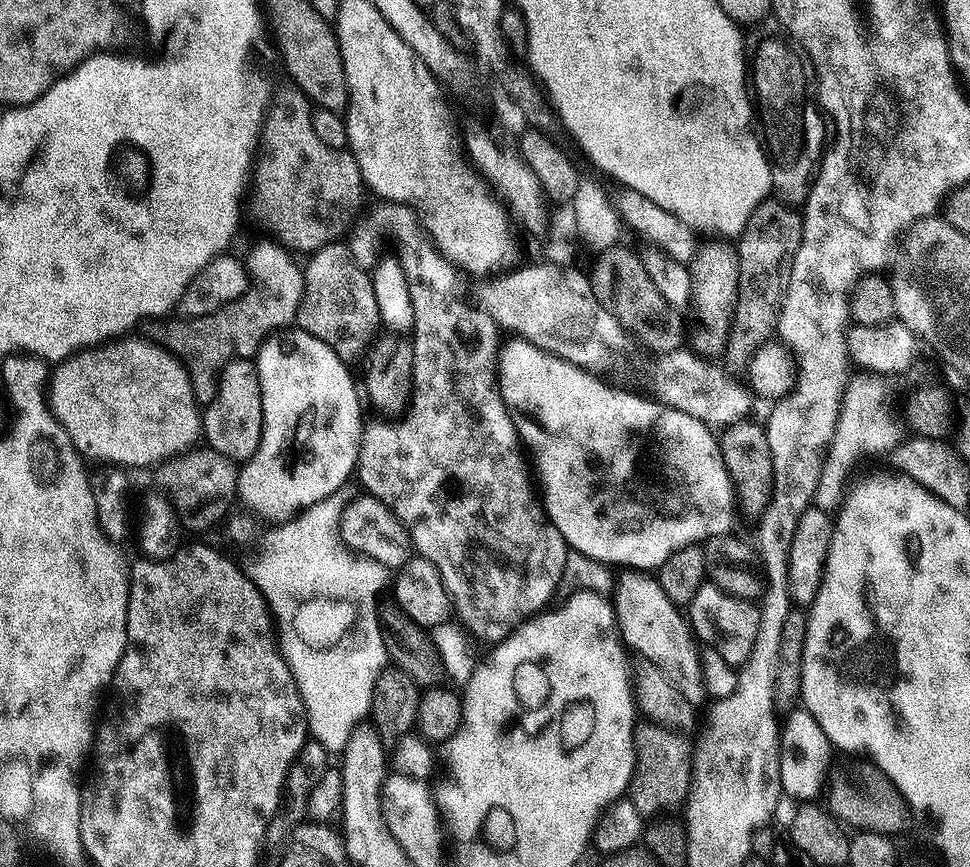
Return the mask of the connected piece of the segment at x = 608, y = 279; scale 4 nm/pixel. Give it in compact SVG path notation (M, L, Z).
M620 247L603 249L593 262L590 279L594 298L598 298L600 305L610 310L616 321L637 341L640 339L653 354L674 351L685 343L684 328L676 317L679 316L677 309L669 306L666 298L658 294L658 286L654 286L650 274L646 274L643 259L630 249Z

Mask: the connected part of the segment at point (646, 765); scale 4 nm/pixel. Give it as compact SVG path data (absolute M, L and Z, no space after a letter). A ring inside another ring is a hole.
M644 722L637 727L636 738L636 765L632 771L630 785L630 799L640 815L645 818L656 816L659 812L672 812L676 807L683 805L688 799L688 793L692 791L692 752L690 744L687 744L683 735L668 732L659 724Z

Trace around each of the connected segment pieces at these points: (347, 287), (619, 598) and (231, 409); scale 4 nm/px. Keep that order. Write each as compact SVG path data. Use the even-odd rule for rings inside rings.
M329 242L321 246L318 251L311 253L307 257L308 265L303 265L304 293L300 299L300 305L296 311L295 323L299 331L308 332L314 338L326 342L338 358L346 362L352 362L356 355L363 353L369 347L373 339L374 328L381 323L378 302L374 298L374 286L372 277L365 269L359 268L353 260L349 245L344 242Z
M624 570L621 571L620 581L616 584L616 593L611 593L610 603L616 610L616 627L620 630L620 639L624 642L625 649L631 650L641 660L654 662L662 674L690 702L693 706L700 706L703 700L706 700L706 691L704 689L704 674L700 665L701 649L696 649L697 641L694 639L693 629L690 627L685 613L681 611L678 605L662 590L659 579L655 575L649 574L644 570Z
M233 360L220 372L216 393L202 412L202 440L207 447L233 462L249 460L262 438L262 400L255 363Z

